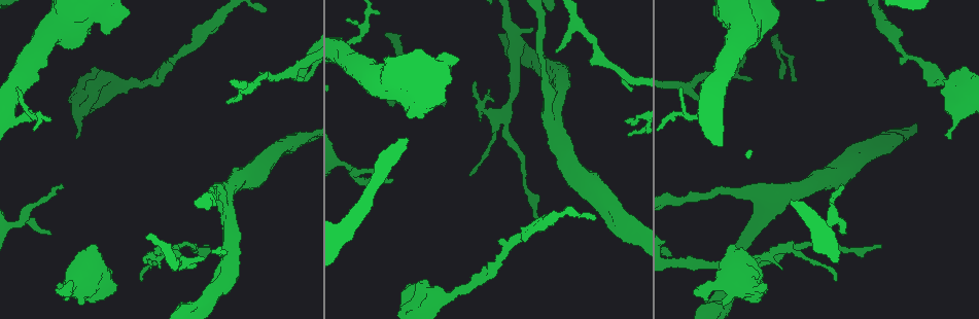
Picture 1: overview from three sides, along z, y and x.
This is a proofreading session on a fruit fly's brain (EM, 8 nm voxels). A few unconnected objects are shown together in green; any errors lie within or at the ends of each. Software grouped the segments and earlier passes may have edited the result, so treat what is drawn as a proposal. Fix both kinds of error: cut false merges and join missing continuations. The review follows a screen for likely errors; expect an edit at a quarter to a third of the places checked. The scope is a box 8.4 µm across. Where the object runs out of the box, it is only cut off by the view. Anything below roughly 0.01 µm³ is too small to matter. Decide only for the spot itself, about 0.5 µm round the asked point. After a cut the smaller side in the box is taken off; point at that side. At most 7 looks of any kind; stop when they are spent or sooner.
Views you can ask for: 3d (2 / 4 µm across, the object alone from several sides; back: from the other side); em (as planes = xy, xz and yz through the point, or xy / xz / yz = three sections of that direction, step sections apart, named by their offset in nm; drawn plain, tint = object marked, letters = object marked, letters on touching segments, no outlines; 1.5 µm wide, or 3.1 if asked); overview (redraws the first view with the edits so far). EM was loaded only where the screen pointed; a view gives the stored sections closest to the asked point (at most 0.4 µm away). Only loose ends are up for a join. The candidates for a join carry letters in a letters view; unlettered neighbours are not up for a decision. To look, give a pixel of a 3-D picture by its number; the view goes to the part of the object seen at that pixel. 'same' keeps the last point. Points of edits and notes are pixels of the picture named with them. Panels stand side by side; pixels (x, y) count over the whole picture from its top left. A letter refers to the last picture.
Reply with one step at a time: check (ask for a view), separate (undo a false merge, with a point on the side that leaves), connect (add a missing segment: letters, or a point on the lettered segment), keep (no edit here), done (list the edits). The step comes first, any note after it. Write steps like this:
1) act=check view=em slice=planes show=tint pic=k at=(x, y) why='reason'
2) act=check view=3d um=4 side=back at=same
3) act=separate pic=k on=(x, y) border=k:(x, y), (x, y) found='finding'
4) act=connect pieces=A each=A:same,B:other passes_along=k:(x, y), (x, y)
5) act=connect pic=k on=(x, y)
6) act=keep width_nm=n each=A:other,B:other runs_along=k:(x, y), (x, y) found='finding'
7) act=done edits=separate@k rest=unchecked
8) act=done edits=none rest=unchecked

act=check view=3d um=2 pic=1 at=(696, 292) why='branch stops here'

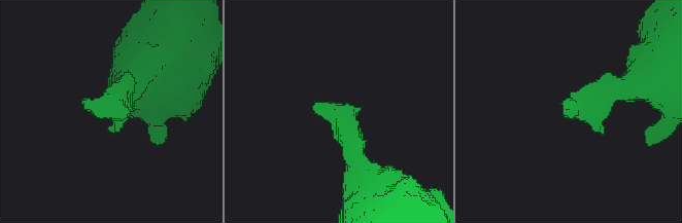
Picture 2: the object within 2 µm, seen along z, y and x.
act=check view=em slice=planes show=plain pic=2 at=(314, 102) why='shape alone is not enough'

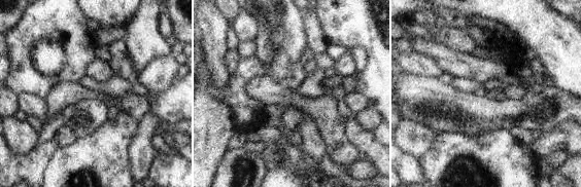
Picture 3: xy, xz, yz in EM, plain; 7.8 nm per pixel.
act=check view=em slice=planes show=letters at=same why='see the neighbours'

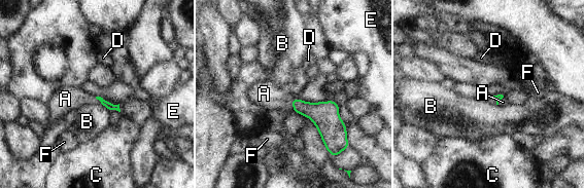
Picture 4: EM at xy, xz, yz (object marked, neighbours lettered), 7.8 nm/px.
act=connect pieces=A each=A:same,B:other,C:other,D:other,E:other,F:other passes_along=4:(321, 114), (292, 104), (264, 94) found='the neuron continues'

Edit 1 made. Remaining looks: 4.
act=check view=overview

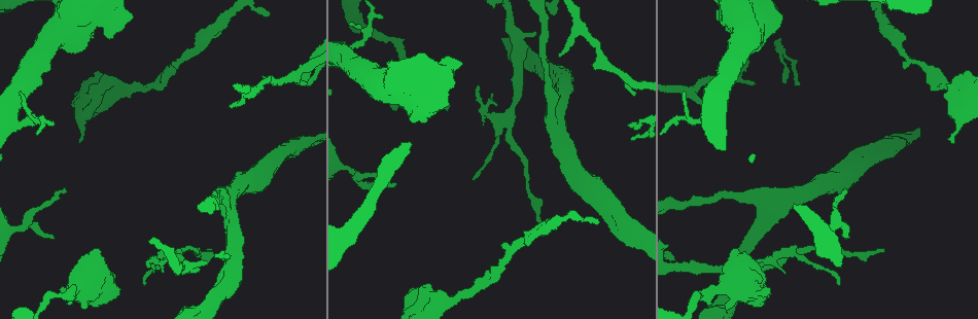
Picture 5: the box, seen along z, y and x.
act=check view=em slice=planes show=letters pic=5 at=(734, 251)

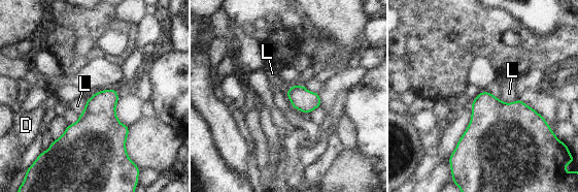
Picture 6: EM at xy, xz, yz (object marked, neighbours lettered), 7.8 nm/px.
act=keep each=D:other,L:other border=6:(517, 98), (511, 102), (499, 99) found='no lettered segment goes on from it'

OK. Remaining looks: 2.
act=check view=em slice=planes show=tint pic=5 at=(350, 23)

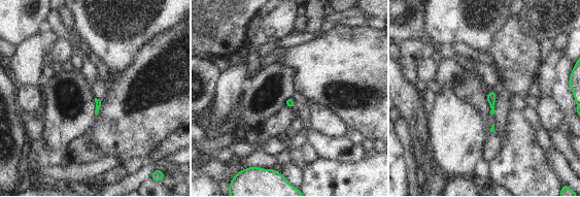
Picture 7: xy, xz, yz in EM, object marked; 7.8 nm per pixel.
act=check view=em slice=planes show=letters at=same why='what lies round it'

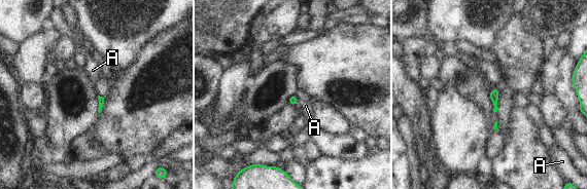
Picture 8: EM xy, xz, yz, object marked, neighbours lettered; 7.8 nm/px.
act=keep each=A:other border=8:(493, 86), (496, 88) found='none of them fits'

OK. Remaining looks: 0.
act=done edits=connect@4 rest=unchecked

